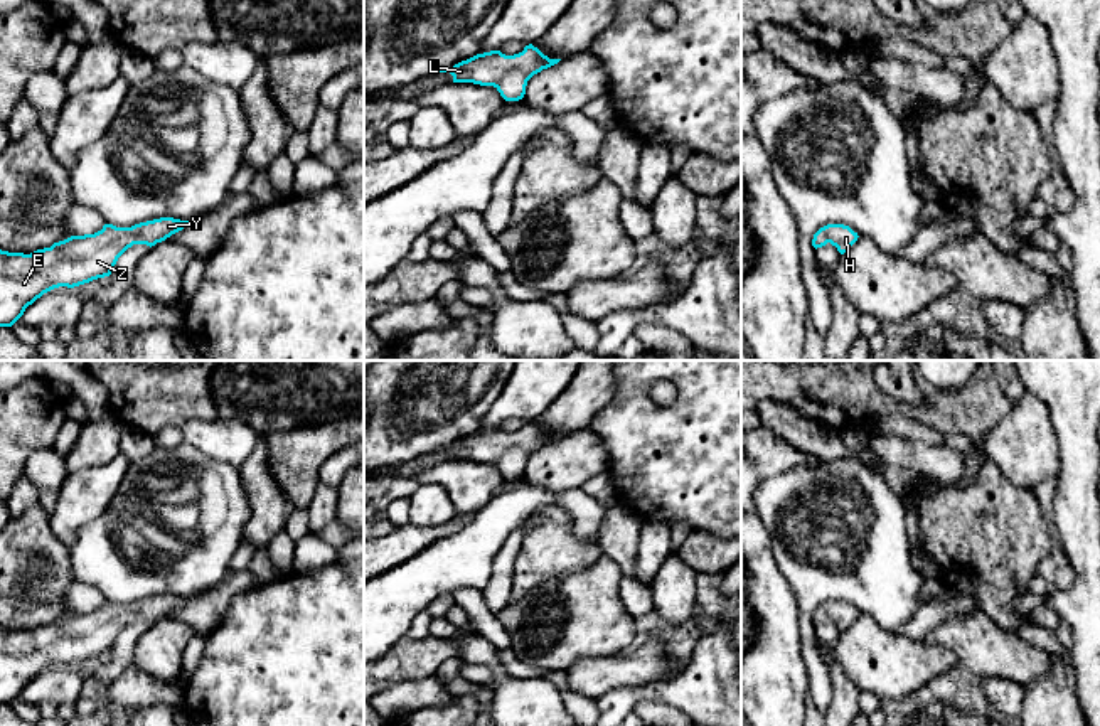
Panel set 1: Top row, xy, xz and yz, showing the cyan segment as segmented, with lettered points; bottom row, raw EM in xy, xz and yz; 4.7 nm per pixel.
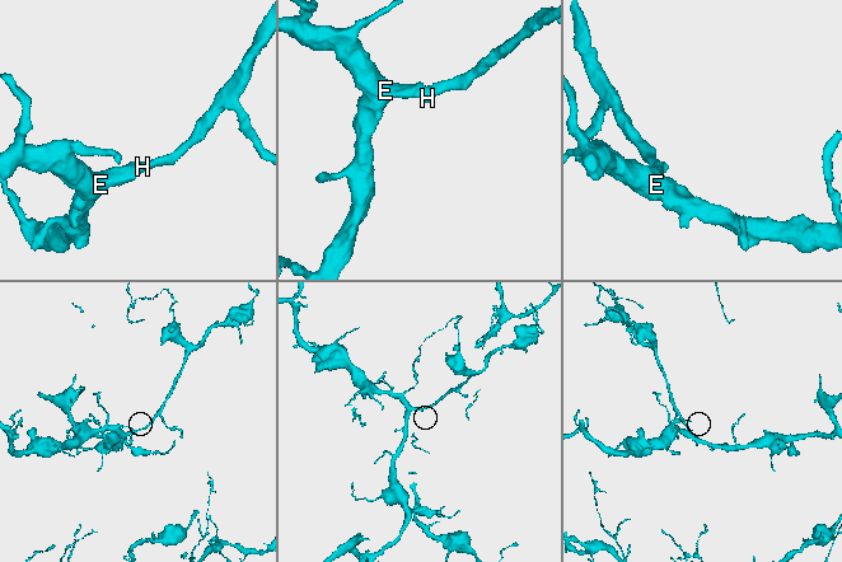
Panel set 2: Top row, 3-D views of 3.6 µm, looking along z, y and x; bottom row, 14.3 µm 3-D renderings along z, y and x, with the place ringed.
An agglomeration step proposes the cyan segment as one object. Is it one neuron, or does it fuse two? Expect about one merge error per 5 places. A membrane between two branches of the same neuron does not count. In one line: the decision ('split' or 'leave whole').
leave whole

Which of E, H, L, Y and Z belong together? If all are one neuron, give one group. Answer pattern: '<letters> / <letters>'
E H L Y Z

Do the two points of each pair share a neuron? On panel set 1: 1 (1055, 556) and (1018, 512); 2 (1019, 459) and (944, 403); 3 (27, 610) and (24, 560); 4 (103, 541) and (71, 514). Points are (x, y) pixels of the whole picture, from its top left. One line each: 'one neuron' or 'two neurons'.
1: two neurons
2: two neurons
3: one neuron
4: two neurons

